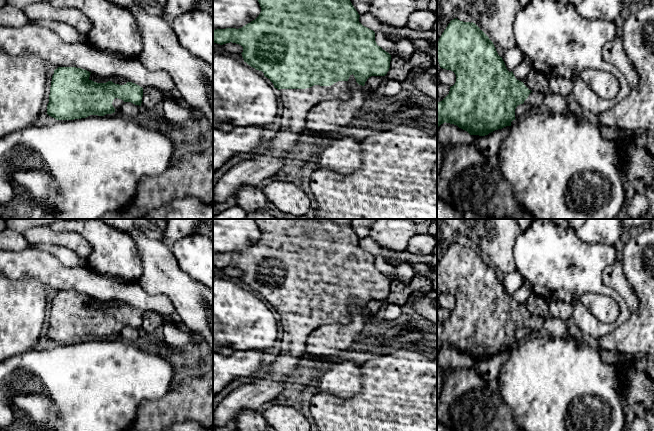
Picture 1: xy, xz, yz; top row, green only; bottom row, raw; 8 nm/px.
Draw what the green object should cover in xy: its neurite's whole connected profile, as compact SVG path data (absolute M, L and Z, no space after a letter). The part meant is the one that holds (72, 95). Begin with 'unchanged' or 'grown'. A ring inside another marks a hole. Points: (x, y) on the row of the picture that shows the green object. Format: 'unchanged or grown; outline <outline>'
grown; outline M58 67L52 76L47 114L56 120L74 120L90 115L120 115L120 107L124 102L141 106L143 88L127 82L124 85L112 81L97 83L89 79L91 72L76 67Z

